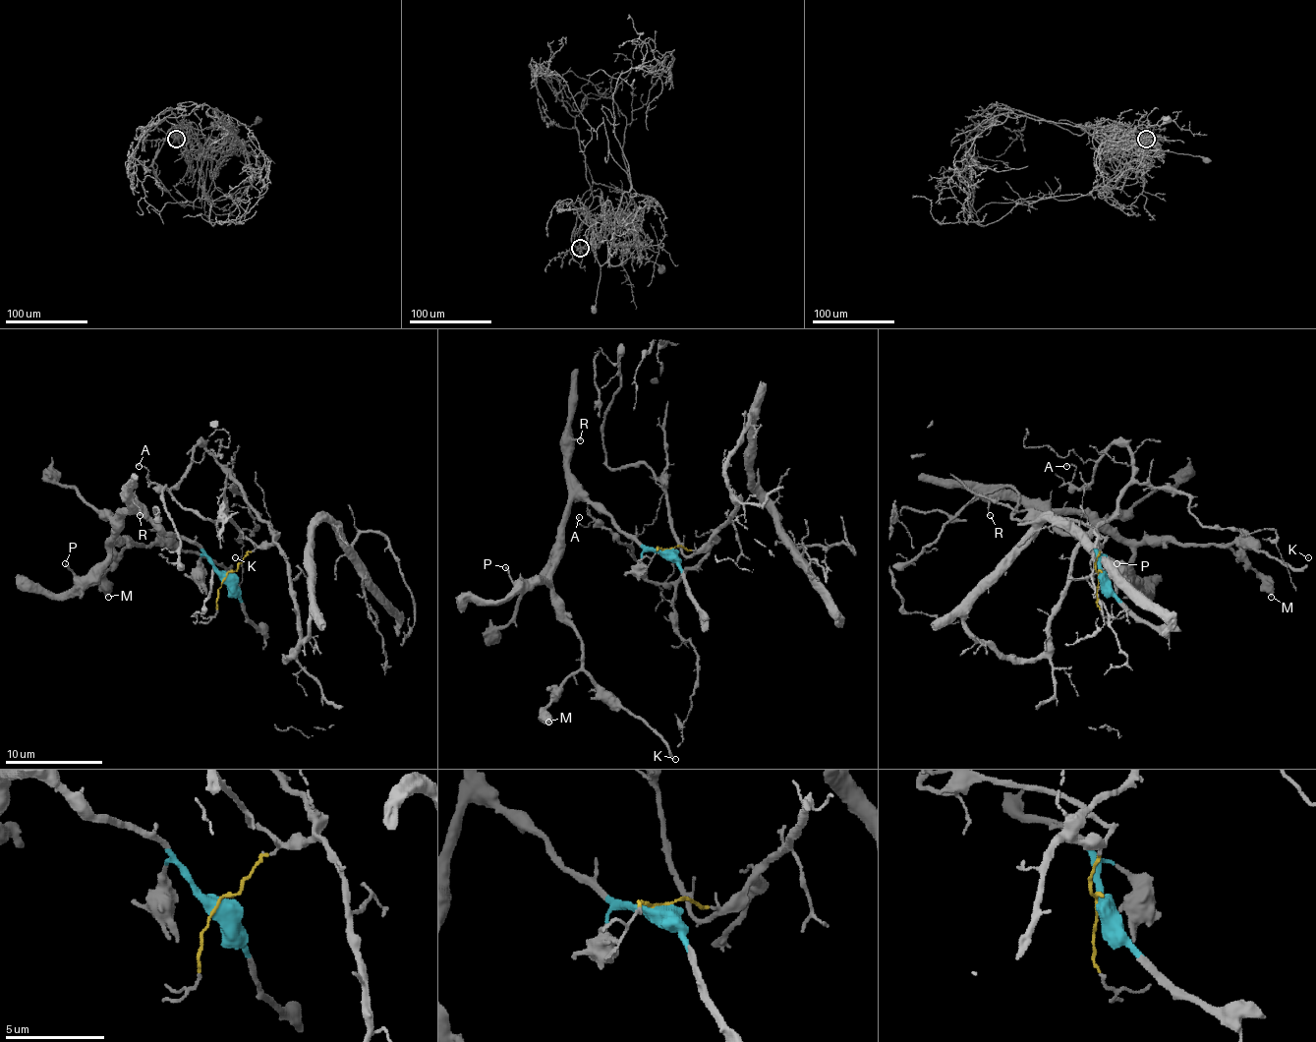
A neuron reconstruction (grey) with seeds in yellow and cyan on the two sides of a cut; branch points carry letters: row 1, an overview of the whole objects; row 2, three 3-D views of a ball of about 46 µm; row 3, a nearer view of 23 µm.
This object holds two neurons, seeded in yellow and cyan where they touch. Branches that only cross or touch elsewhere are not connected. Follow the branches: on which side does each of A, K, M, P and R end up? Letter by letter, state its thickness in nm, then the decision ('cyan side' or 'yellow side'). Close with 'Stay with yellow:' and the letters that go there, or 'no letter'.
A: 110 nm | yellow side
K: 80 nm | cyan side
M: 480 nm | cyan side
P: 130 nm | cyan side
R: 110 nm | cyan side
Stay with yellow: A

